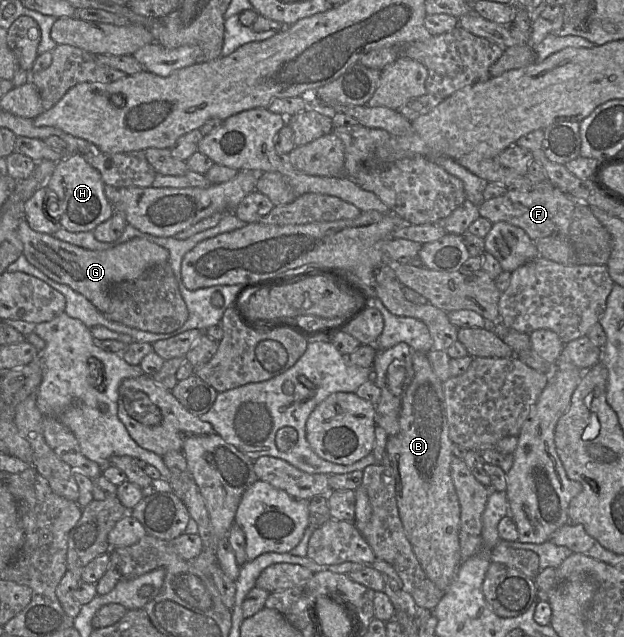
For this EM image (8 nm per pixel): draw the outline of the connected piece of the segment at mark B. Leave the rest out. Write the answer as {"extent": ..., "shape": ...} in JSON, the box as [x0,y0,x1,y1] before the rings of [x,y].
{"extent":[385,353,462,591],"shape":[[[425,353],[412,354],[413,378],[401,401],[399,431],[388,436],[385,451],[396,480],[396,500],[403,527],[427,577],[446,591],[462,563],[460,505],[451,477],[453,442],[449,437],[442,381]]]}

